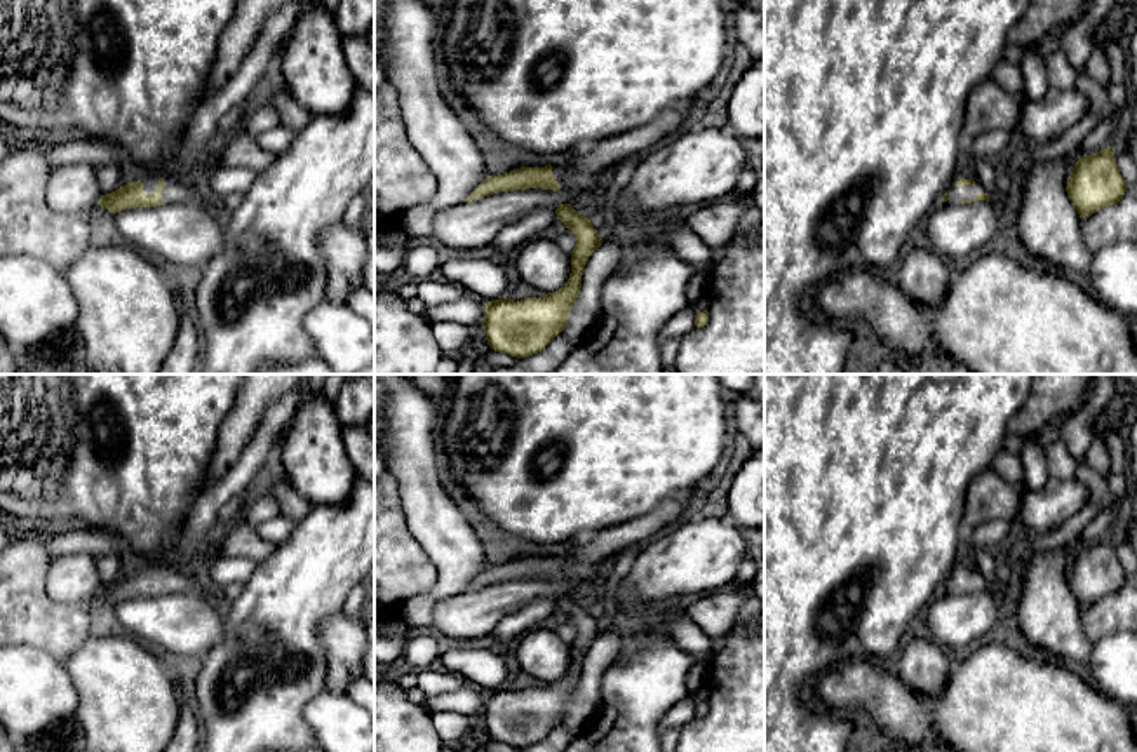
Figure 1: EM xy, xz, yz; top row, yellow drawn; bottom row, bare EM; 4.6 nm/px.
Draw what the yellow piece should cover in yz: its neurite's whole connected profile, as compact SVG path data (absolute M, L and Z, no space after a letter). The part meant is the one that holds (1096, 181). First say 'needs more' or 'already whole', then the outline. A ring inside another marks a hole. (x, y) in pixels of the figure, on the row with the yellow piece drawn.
already whole | M1114 148L1083 155L1071 171L1066 191L1080 218L1118 204L1128 185L1116 165Z

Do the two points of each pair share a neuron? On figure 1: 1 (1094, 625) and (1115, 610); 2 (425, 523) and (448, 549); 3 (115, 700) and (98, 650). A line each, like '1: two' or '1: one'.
1: one
2: one
3: one

